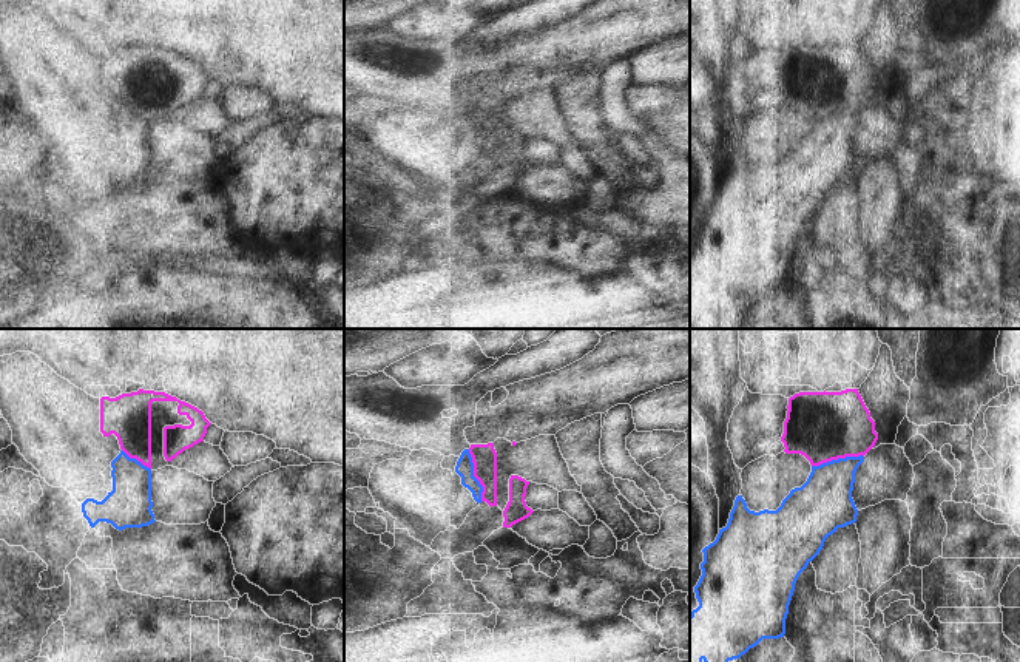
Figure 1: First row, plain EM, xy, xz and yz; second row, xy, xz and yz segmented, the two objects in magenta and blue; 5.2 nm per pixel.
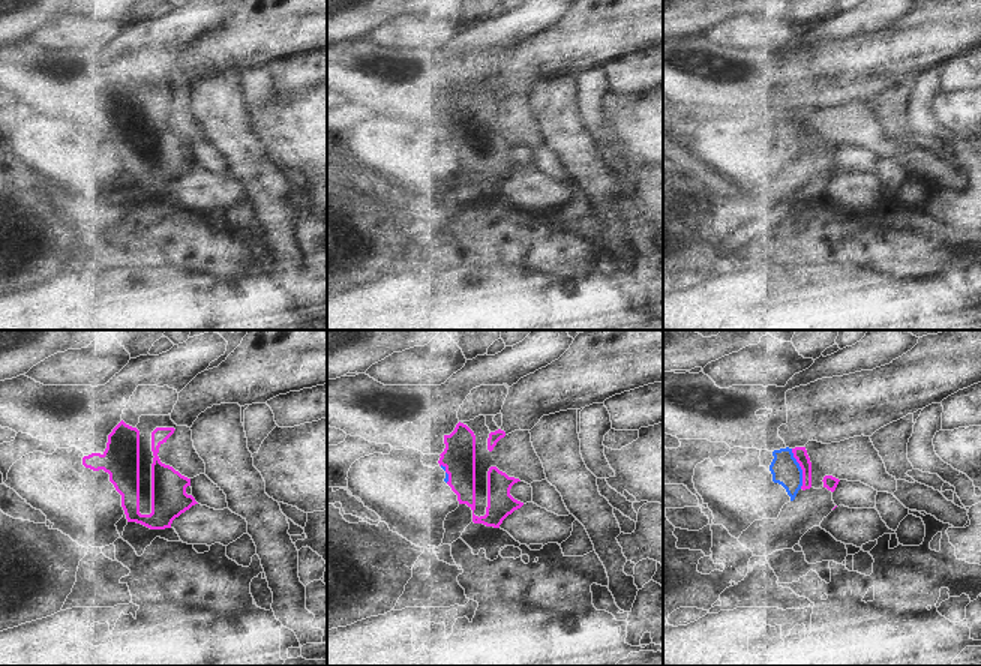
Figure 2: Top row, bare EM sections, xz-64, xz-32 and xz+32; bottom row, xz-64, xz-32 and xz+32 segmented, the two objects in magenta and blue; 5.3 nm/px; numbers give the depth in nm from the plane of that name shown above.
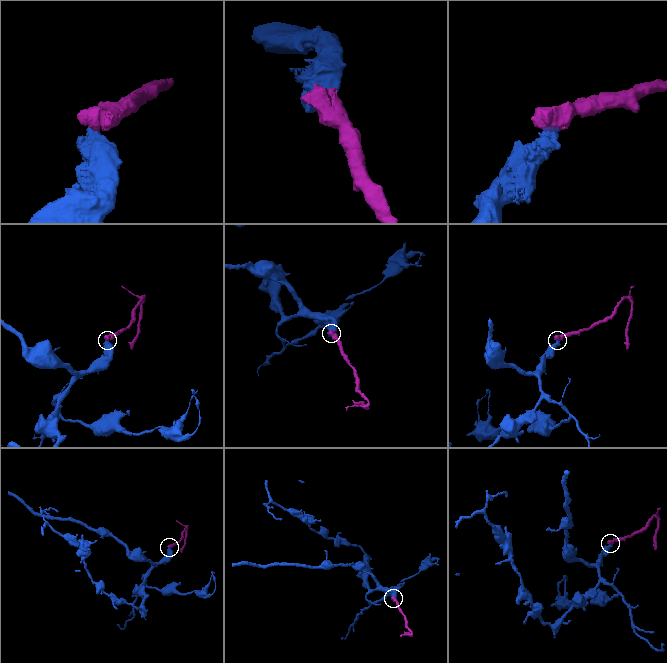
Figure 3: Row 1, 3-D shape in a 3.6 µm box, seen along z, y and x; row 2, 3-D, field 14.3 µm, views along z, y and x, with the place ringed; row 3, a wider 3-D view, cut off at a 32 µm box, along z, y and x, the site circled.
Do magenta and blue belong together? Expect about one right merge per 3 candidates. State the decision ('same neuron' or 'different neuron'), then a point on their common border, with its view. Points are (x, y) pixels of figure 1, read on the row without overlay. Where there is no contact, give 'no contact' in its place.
different neuron; meets magenta in xz at (474, 130)

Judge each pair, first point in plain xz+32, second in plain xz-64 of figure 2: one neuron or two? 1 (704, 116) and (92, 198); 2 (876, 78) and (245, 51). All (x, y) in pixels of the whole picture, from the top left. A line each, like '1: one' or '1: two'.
1: two
2: one

